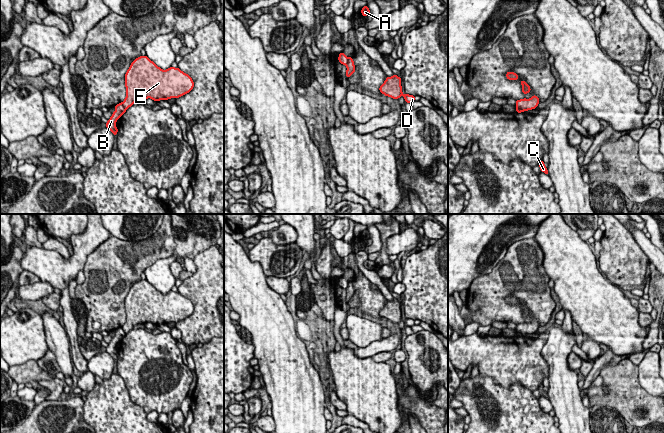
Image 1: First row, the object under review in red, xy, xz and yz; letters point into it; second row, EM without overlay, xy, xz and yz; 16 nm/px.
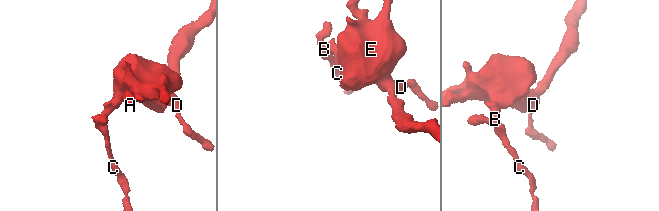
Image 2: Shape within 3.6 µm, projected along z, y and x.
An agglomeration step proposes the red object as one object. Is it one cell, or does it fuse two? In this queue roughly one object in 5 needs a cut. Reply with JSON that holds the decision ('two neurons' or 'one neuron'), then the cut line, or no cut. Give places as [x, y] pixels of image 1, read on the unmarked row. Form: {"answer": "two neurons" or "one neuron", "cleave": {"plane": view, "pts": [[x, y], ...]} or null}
{"answer": "two neurons", "cleave": {"plane": "xz", "pts": [[349, 282], [346, 289]]}}

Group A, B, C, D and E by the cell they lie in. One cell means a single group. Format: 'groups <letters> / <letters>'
groups A D E / B C

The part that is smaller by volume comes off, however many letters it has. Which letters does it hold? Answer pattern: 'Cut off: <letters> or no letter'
Cut off: A, D, E

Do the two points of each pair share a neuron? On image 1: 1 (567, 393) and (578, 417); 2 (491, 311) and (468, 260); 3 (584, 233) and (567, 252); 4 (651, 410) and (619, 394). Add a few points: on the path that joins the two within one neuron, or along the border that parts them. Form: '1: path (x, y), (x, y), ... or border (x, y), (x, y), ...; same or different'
1: path (567, 399), (567, 405), (572, 411); same
2: border (496, 264), (488, 273), (477, 276), (467, 290); different
3: border (566, 224), (585, 241); different
4: path (643, 406), (637, 406), (627, 396); same

